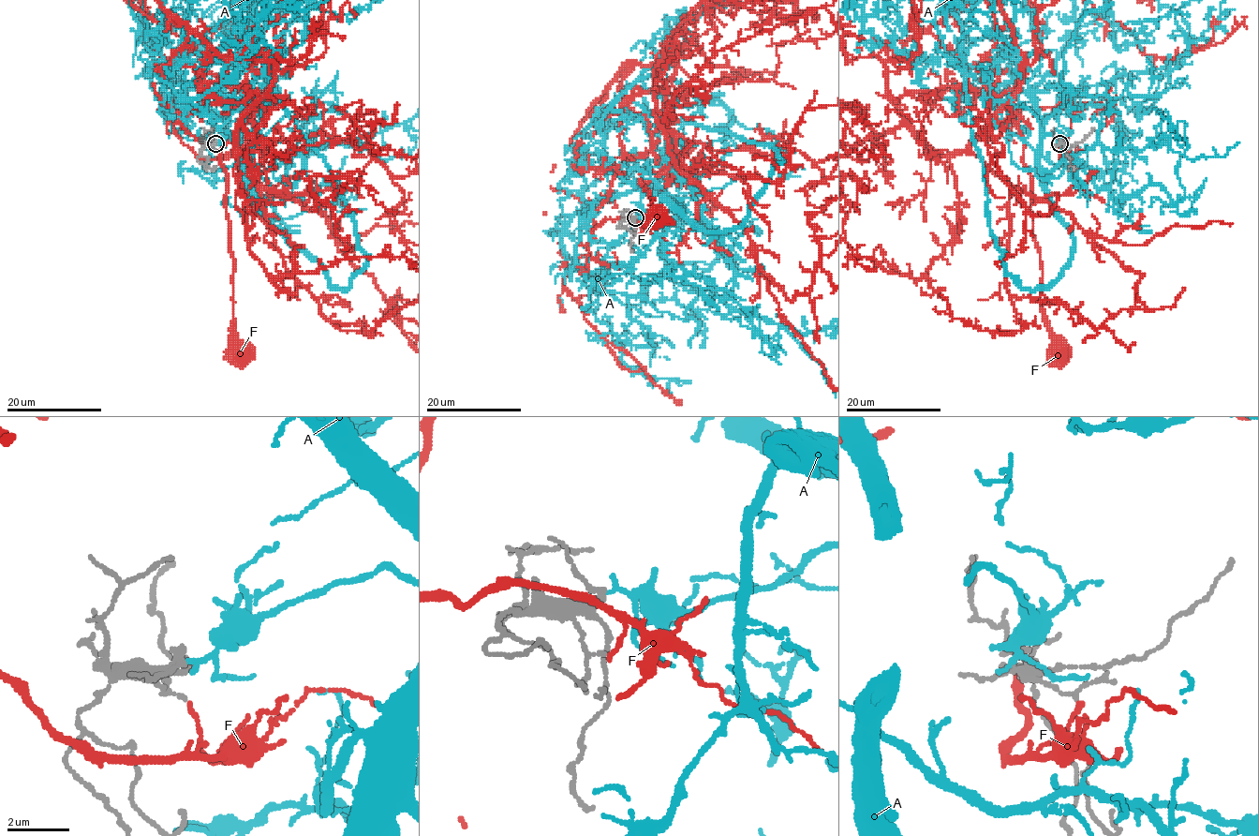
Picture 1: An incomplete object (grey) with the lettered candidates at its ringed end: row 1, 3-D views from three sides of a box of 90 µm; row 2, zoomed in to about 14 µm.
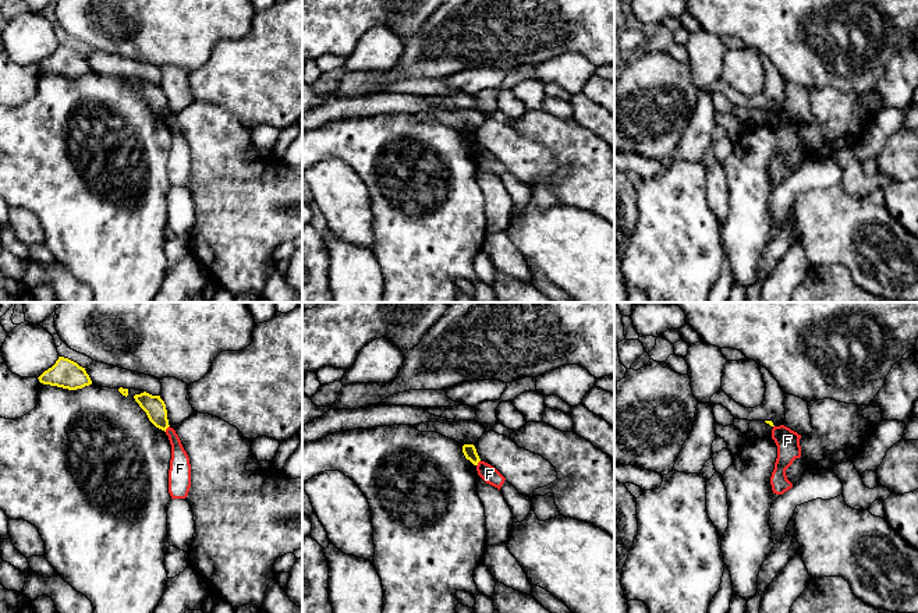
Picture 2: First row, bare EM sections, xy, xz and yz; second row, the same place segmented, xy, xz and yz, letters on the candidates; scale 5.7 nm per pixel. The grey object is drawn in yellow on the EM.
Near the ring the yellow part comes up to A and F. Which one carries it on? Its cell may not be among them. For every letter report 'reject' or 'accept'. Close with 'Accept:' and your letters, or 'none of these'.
A: accept
F: reject
Accept: A

